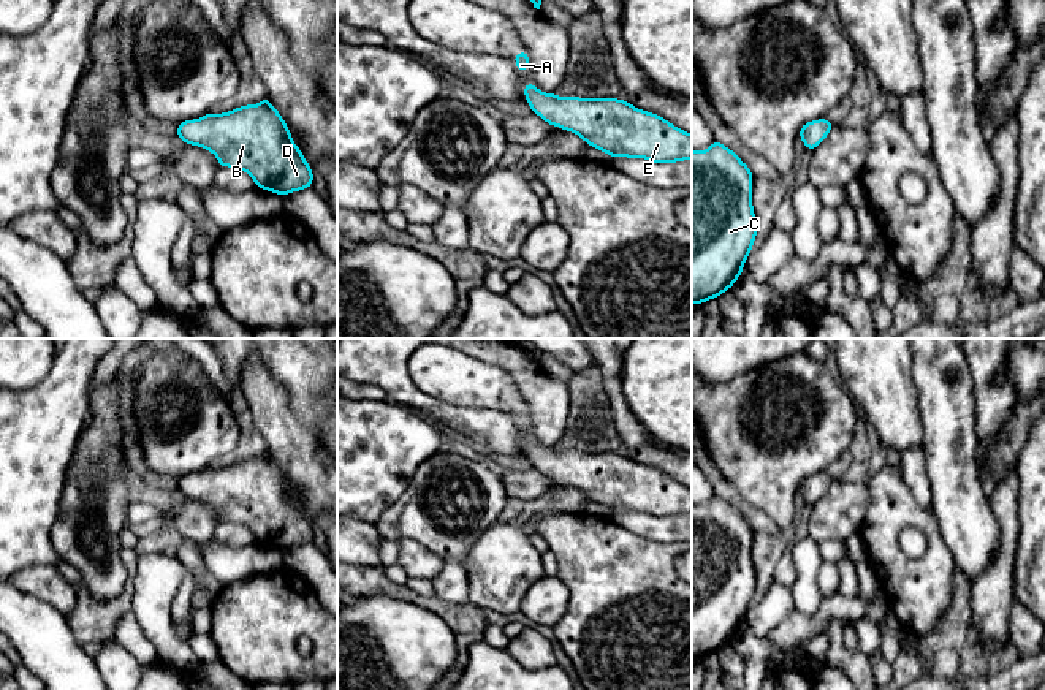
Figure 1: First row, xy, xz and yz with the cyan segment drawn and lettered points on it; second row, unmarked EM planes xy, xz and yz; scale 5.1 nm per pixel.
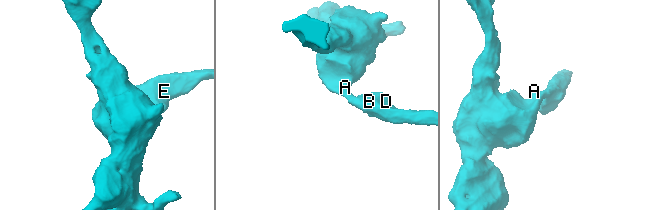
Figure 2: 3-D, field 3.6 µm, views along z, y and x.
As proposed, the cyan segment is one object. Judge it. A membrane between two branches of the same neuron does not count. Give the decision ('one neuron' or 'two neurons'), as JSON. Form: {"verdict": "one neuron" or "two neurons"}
{"verdict": "one neuron"}

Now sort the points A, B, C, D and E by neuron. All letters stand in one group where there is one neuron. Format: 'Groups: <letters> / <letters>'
Groups: A B C D E

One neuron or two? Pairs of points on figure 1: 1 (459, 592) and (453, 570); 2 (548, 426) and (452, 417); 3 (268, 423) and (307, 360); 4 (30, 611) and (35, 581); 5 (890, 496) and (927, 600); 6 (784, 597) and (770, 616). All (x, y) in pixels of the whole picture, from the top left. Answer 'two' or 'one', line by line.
1: one
2: one
3: two
4: two
5: one
6: one

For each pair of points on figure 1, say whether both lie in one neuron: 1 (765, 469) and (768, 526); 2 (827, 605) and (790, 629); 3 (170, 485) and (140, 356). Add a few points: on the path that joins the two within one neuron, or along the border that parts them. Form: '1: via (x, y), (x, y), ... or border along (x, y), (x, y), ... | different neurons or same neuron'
1: border along (737, 492), (746, 502), (762, 508), (779, 527) | different neurons
2: via (822, 614), (811, 625), (800, 627) | same neuron
3: via (135, 462), (127, 418), (127, 391) | same neuron

